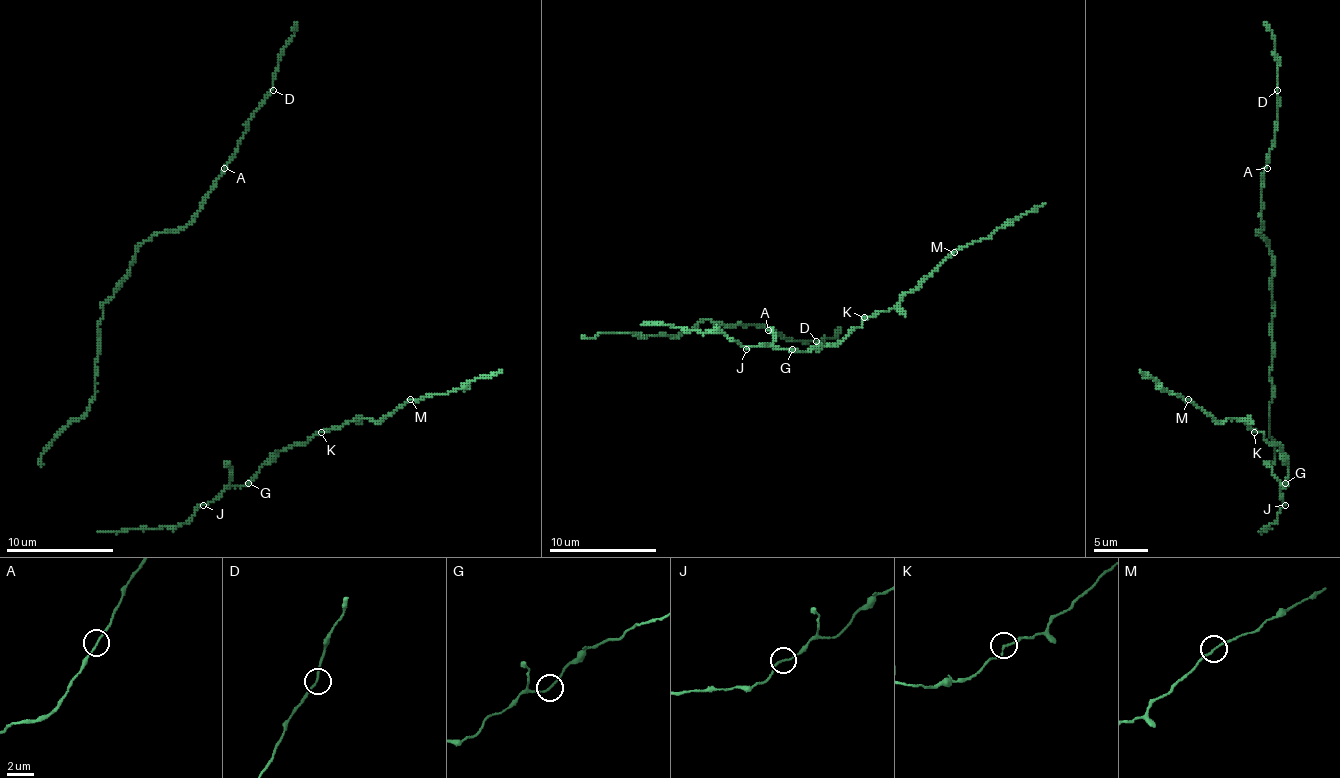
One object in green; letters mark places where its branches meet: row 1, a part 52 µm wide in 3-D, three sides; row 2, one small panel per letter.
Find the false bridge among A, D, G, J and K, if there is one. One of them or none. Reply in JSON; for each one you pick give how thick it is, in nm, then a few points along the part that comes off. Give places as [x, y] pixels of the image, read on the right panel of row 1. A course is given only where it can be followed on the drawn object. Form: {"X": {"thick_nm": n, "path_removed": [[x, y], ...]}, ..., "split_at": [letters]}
{"K": {"thick_nm": 150, "path_removed": [[1253, 432], [1242, 421], [1215, 421], [1194, 402], [1172, 394], [1140, 370]]}, "split_at": ["K"]}

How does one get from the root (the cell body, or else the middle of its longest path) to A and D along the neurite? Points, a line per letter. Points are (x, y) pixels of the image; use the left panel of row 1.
A: (41, 467), (41, 453), (87, 410), (95, 394), (98, 321), (135, 251), (157, 232), (184, 227), (224, 168)
D: (41, 467), (41, 453), (95, 394), (98, 321), (135, 251), (157, 232), (192, 219), (246, 122), (273, 90)

